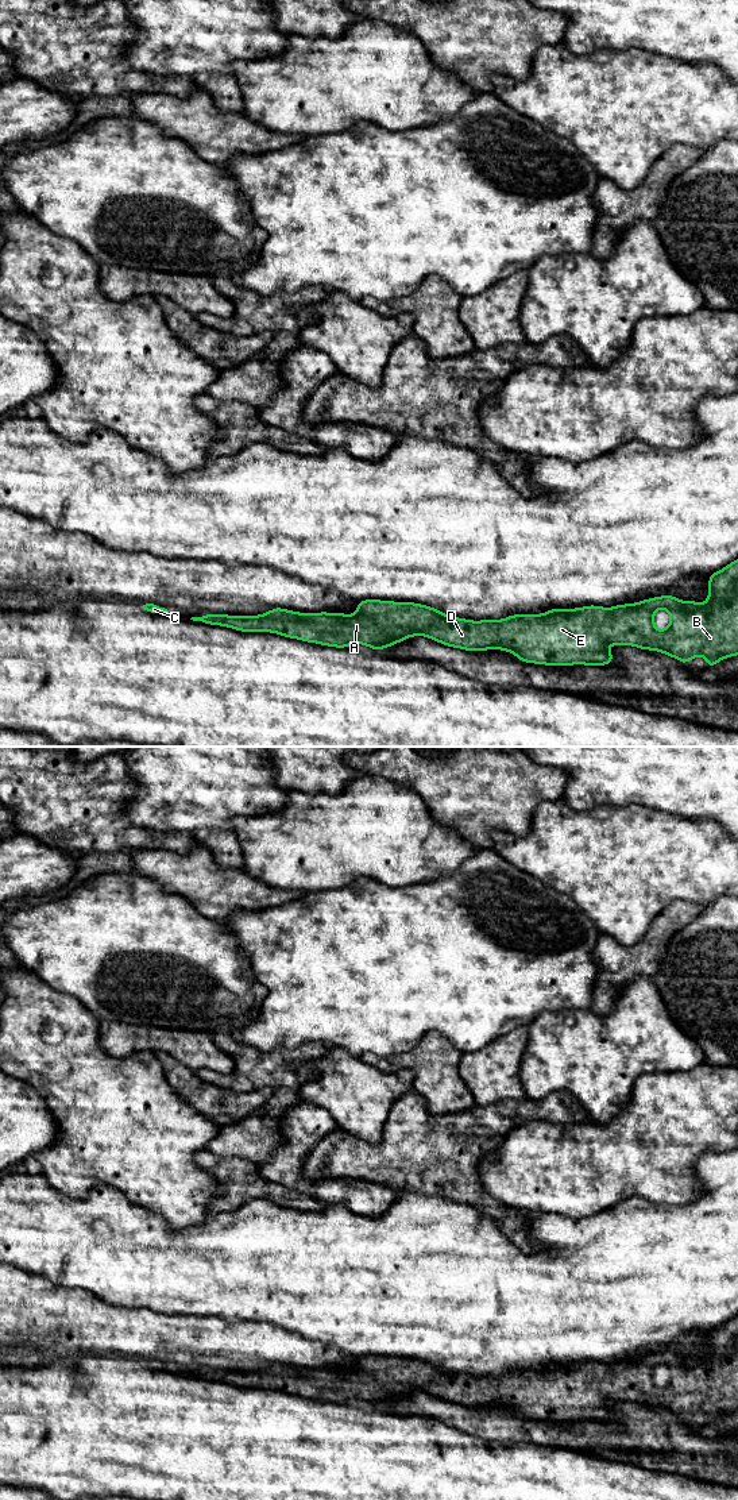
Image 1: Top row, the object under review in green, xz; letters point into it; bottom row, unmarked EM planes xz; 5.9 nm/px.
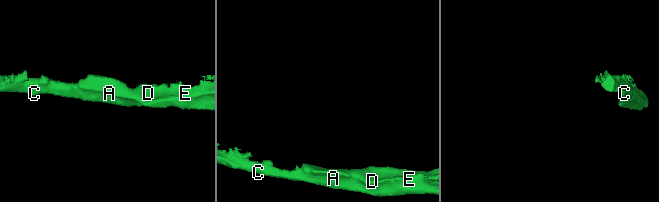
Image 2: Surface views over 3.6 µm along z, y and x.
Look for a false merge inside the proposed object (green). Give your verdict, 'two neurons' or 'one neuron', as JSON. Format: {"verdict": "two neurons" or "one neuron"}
{"verdict": "one neuron"}

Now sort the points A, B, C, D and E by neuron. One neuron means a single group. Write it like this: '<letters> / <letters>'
A B C D E

